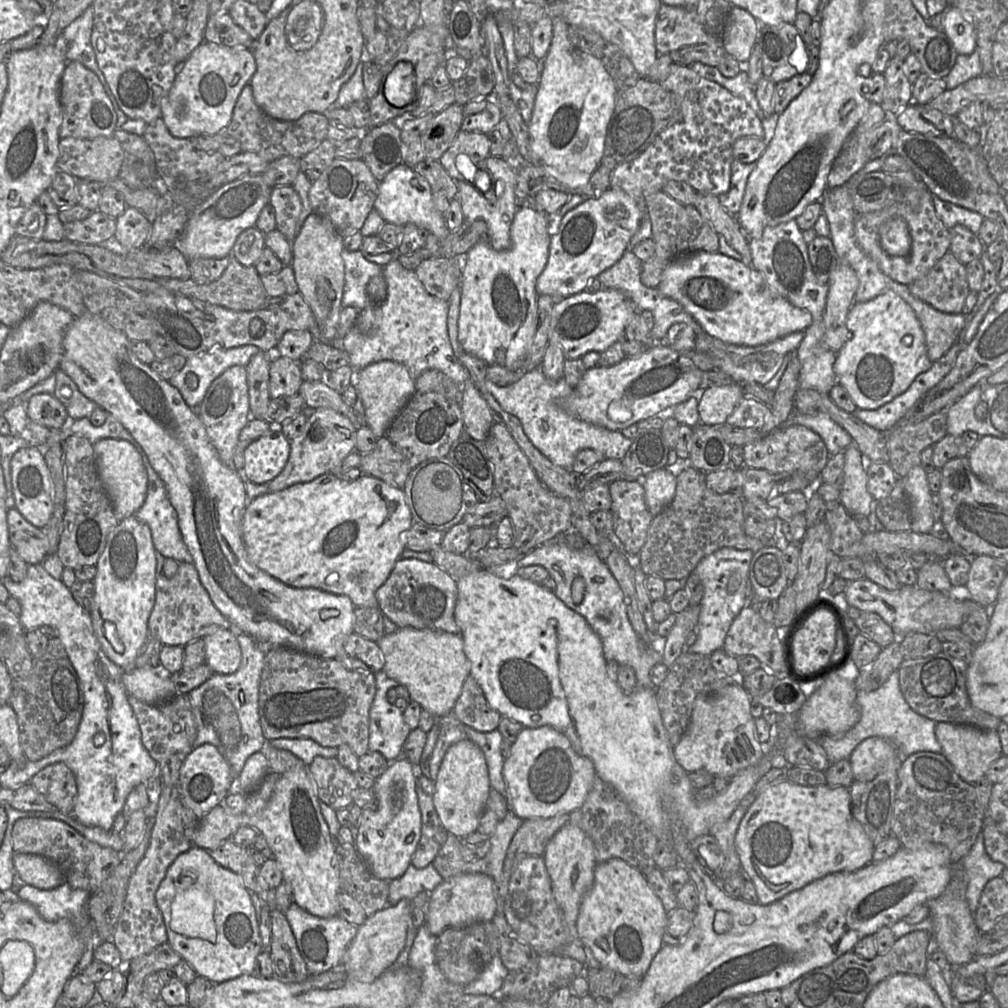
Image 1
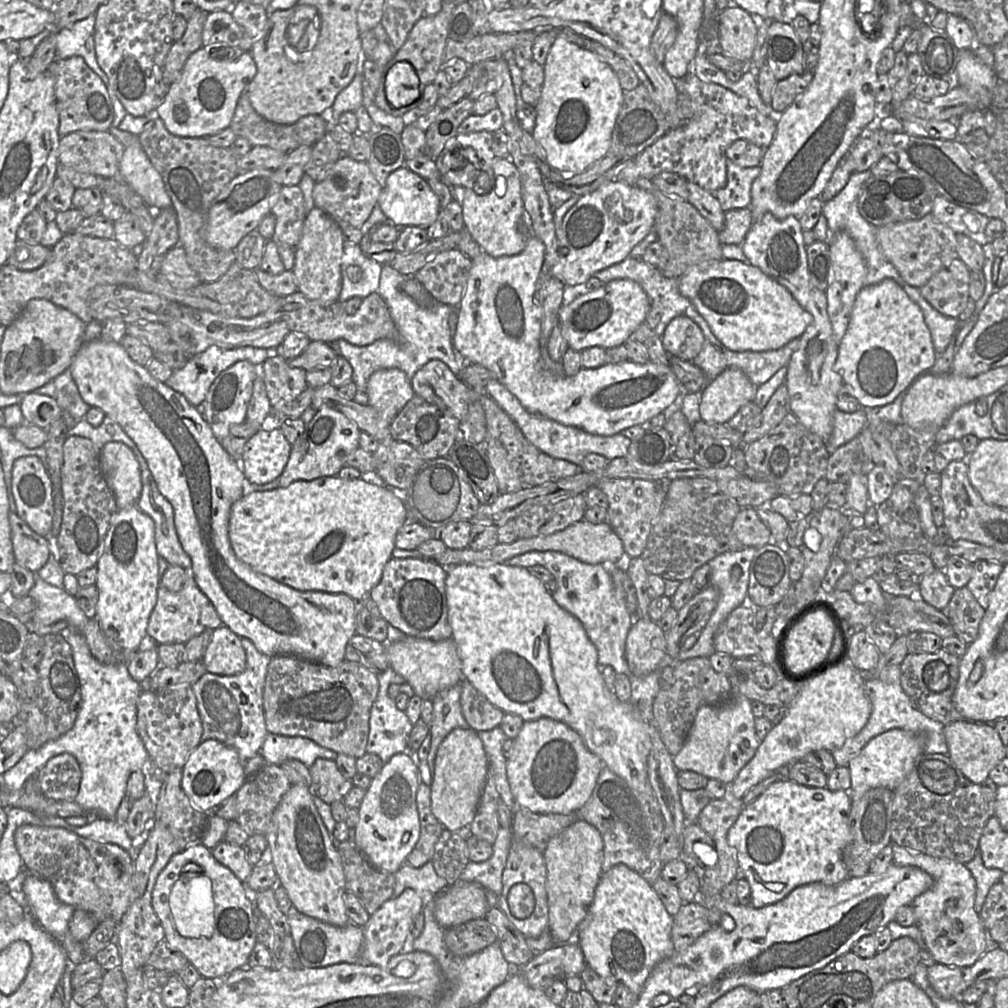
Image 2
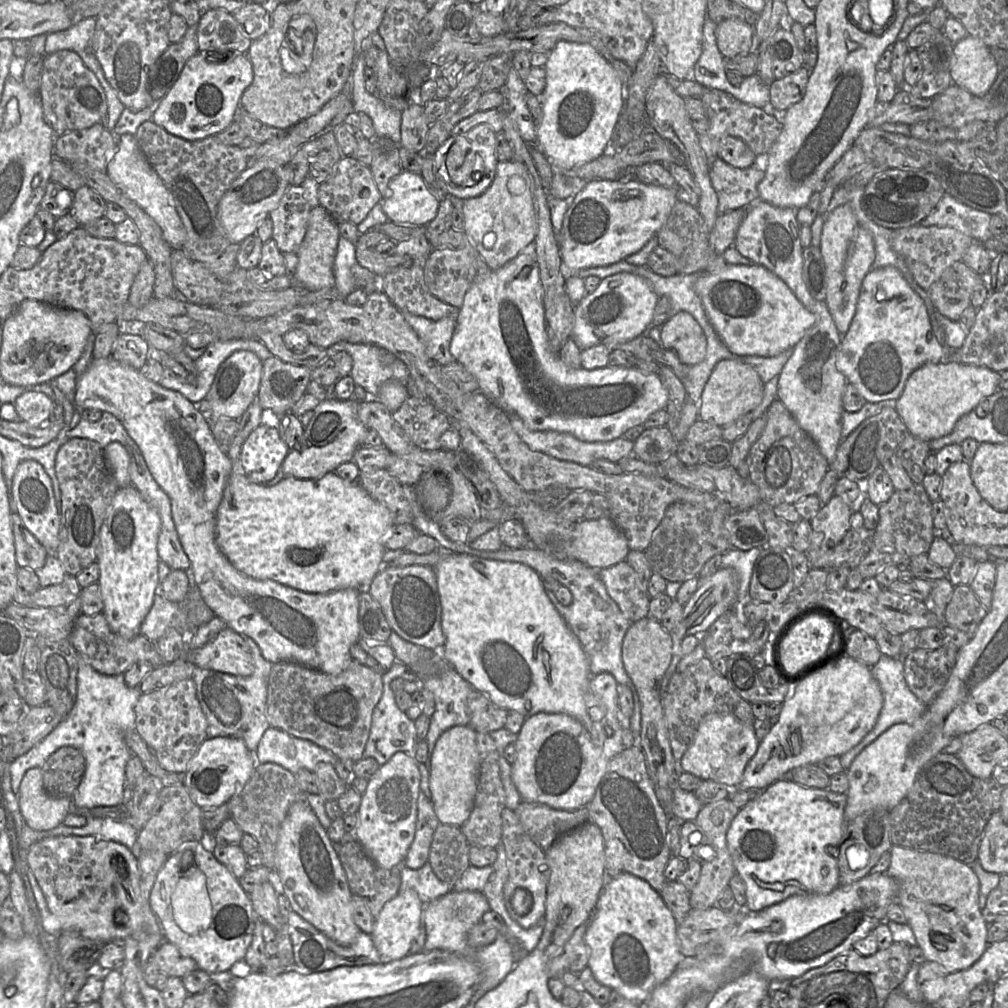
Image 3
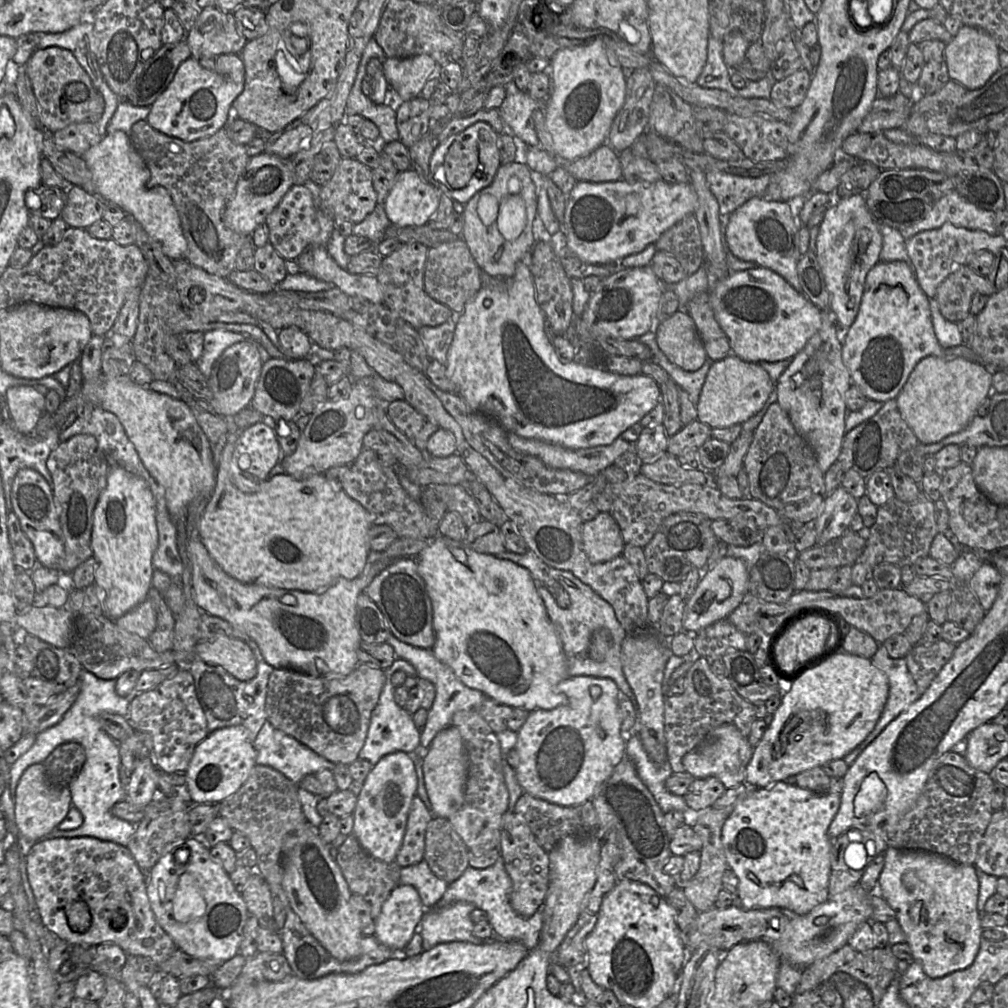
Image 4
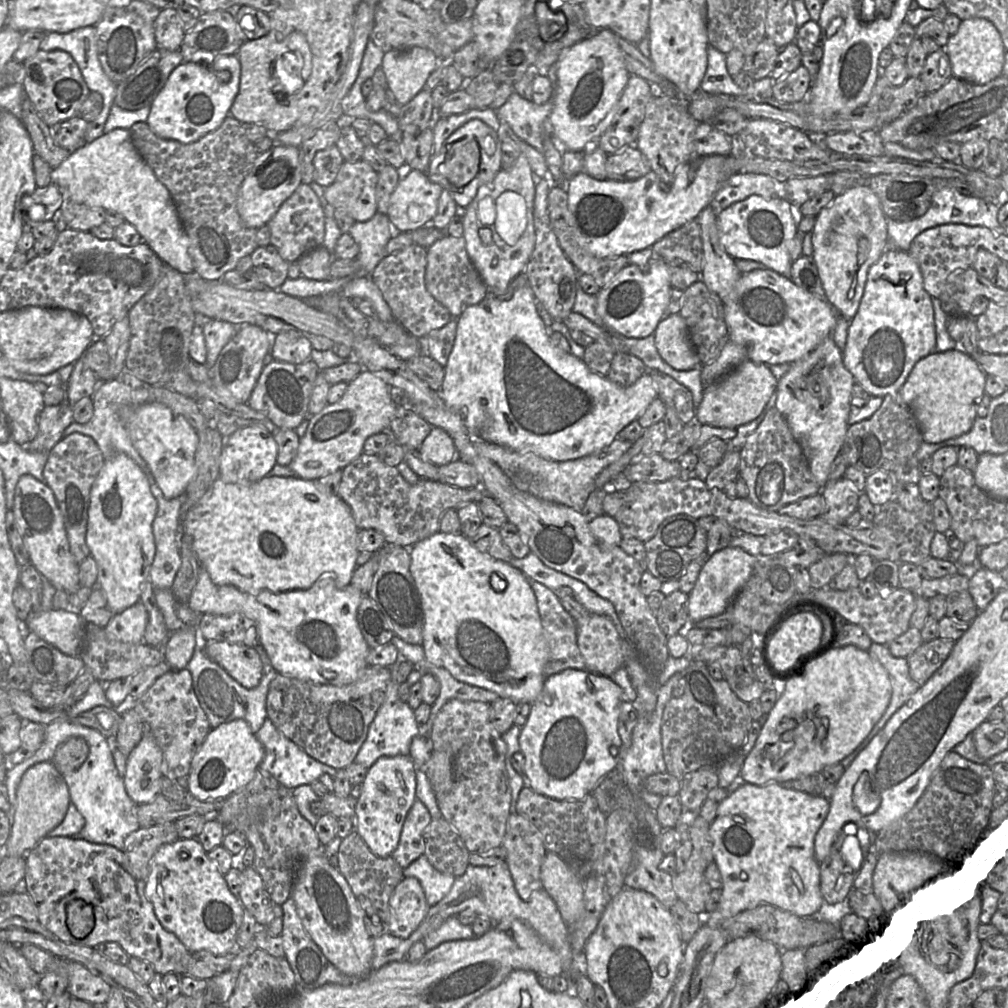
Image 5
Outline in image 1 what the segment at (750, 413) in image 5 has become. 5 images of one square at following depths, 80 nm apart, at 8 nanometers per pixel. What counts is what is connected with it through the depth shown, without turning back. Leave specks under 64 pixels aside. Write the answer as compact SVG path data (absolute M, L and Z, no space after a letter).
M739 383L704 389L698 403L700 422L709 426L724 424L744 397L745 394Z

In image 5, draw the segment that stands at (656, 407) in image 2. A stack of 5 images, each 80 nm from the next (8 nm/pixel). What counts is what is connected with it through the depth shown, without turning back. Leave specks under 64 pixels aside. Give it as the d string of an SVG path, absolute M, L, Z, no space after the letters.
M527 283L516 289L509 299L488 292L480 303L464 309L457 319L456 336L445 366L440 395L447 407L462 415L475 439L514 451L533 452L548 460L567 461L608 446L619 431L639 418L658 397L658 392L647 371L631 386L622 387L591 371L571 352L553 345L549 330L536 310L534 292Z

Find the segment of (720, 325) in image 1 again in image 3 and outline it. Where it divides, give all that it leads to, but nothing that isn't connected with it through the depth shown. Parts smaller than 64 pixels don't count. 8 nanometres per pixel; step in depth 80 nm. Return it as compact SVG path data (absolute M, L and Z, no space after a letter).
M728 264L717 273L703 273L695 291L702 301L707 316L722 342L738 356L774 357L795 347L815 324L816 317L795 296L788 285L762 265Z

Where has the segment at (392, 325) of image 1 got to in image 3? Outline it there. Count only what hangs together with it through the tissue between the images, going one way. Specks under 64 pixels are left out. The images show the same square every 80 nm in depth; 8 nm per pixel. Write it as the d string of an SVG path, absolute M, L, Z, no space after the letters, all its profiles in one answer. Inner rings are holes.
M408 312L402 314L423 343L426 354L431 360L442 366L454 361L450 353L450 343L457 321L456 316L450 315L434 321ZM338 342L330 347L332 352L337 350L344 350L351 356L350 377L370 398L376 399L380 386L387 380L396 379L405 386L410 380L405 363L377 345Z

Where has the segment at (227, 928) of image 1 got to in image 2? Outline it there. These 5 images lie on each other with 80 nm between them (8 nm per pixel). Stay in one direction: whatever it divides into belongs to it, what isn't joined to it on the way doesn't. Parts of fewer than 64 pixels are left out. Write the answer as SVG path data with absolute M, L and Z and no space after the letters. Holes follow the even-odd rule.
M195 843L174 854L160 872L152 891L152 907L164 930L164 941L178 950L203 978L224 979L236 969L247 967L248 958L257 942L252 902L245 894L242 883L227 867L220 864L211 850ZM182 873L202 873L211 881L214 900L214 931L211 937L188 938L177 931L171 912L170 893Z

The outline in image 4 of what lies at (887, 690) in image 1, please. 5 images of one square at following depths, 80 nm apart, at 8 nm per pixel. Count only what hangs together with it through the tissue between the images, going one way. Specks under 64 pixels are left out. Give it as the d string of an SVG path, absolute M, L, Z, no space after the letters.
M879 645L871 659L872 664L884 672L889 680L889 695L884 710L874 729L843 760L850 766L860 753L883 731L883 729L914 703L921 694L914 683L906 664L906 659L893 659L886 648Z

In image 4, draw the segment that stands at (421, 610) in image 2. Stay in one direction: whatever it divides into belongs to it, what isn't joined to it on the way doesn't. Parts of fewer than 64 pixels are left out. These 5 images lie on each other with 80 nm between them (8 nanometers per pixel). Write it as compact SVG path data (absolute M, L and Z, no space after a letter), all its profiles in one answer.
M400 557L393 561L372 580L366 594L379 607L395 637L416 647L432 649L435 643L432 603L418 573L415 557Z

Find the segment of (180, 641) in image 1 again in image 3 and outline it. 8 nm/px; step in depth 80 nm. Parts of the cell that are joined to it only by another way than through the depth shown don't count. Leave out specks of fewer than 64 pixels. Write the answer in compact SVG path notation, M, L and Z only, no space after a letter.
M195 581L195 587L188 590L182 602L167 600L163 590L156 594L140 626L140 634L155 643L168 628L175 628L189 645L195 631L214 617Z

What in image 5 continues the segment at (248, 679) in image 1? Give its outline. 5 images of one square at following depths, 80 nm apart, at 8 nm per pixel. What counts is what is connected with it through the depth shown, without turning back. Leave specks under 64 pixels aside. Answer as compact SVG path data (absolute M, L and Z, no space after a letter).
M197 630L196 646L186 668L192 676L192 685L201 708L207 716L211 729L236 719L245 720L252 733L256 734L262 727L267 716L266 699L269 685L278 672L272 666L267 652L262 645L254 648L263 664L263 675L260 683L253 689L246 689L235 681L220 665L211 660L205 653L204 647L208 641Z

